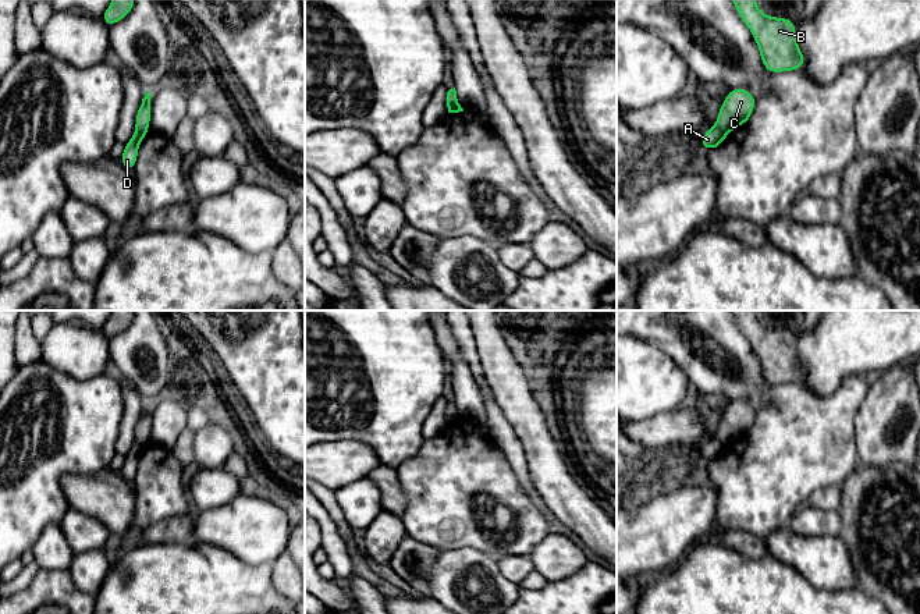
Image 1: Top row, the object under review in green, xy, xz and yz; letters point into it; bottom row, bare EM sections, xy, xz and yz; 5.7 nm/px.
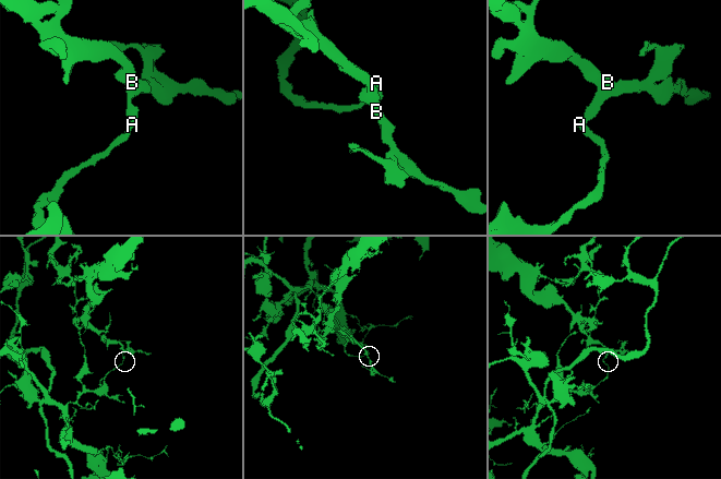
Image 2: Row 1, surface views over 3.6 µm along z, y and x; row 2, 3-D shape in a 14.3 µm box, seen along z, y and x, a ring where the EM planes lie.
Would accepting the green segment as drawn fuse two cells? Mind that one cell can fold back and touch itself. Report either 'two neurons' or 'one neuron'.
two neurons

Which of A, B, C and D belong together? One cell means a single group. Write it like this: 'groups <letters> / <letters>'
groups A D / B C

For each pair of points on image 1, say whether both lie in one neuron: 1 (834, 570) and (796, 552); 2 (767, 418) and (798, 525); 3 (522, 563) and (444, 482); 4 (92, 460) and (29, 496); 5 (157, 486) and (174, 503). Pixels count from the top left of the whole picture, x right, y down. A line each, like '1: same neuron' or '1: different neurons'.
1: same neuron
2: different neurons
3: different neurons
4: same neuron
5: same neuron

